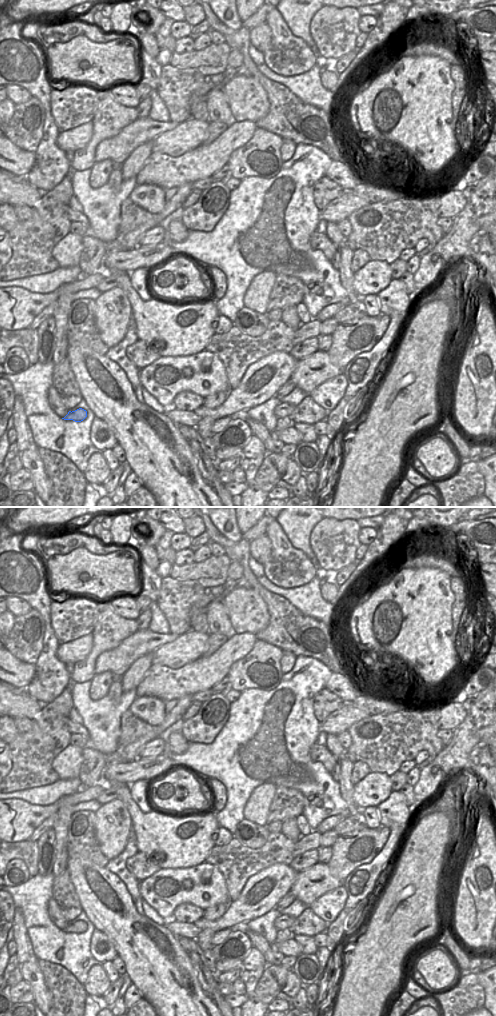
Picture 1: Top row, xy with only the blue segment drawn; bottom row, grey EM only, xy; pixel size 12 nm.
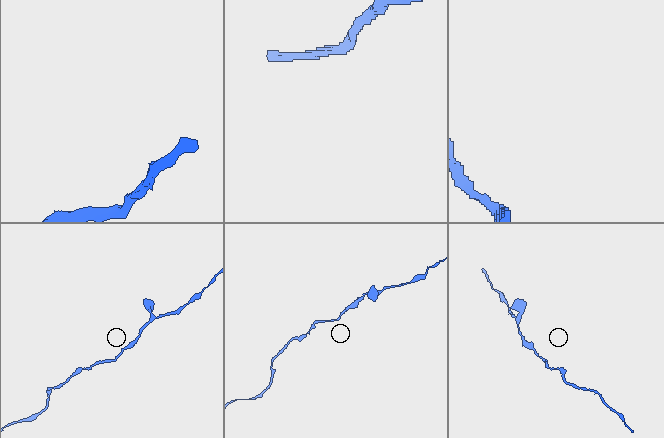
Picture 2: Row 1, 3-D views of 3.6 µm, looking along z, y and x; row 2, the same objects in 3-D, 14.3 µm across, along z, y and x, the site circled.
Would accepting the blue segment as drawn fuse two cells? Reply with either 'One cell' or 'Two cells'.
One cell.

